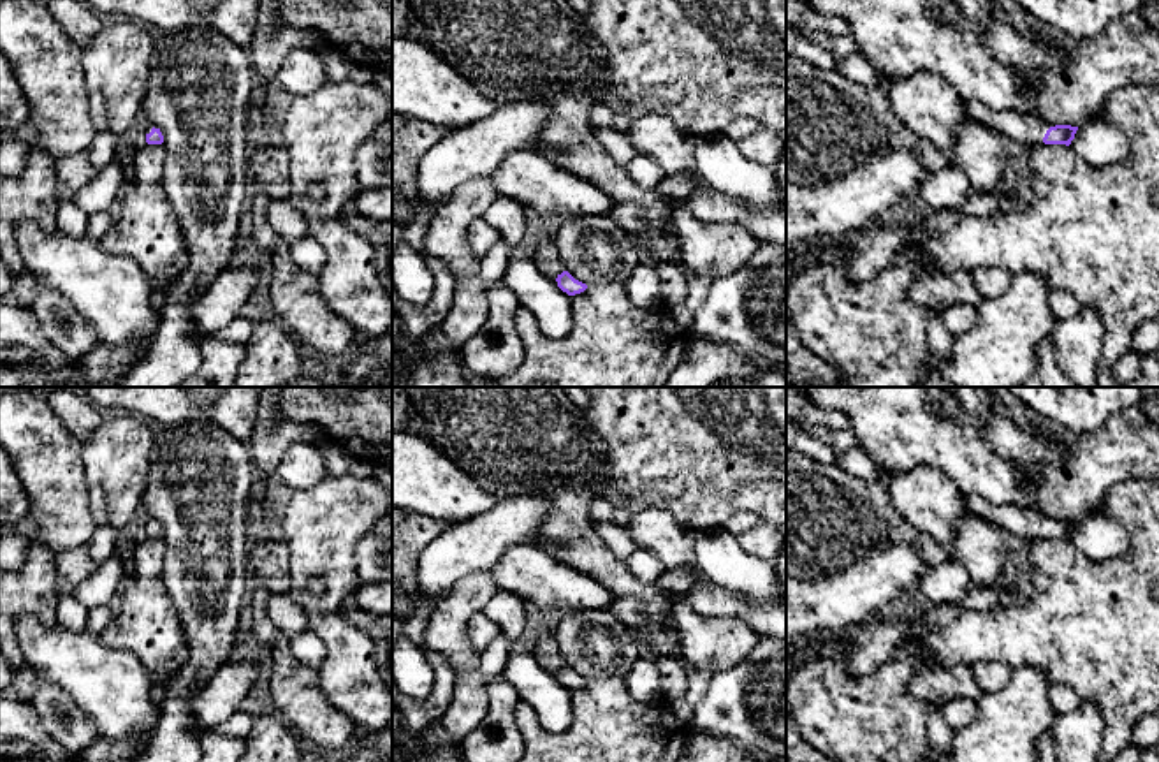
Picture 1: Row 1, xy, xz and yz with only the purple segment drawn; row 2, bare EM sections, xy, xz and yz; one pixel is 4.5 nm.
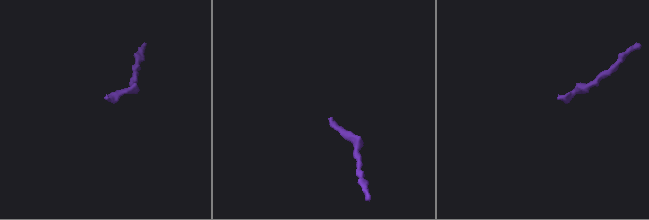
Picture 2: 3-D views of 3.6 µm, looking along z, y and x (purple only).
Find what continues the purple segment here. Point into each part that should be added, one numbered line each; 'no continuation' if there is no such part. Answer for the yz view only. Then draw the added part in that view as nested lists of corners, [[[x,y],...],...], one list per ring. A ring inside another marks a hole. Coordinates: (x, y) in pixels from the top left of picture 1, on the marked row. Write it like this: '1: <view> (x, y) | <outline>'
1: yz (1024, 131) | [[[964,102],[971,120],[1006,136],[1017,151],[1024,151],[1032,144],[1043,144],[1043,137],[1050,125],[1034,114],[1015,111],[992,111],[981,102]]]

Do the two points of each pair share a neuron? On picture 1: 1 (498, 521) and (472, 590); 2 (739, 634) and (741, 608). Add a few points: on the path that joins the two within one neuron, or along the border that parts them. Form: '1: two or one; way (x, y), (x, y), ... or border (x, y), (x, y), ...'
1: two; border (488, 571), (466, 574), (444, 595)
2: two; border (700, 615), (743, 620), (758, 637)

